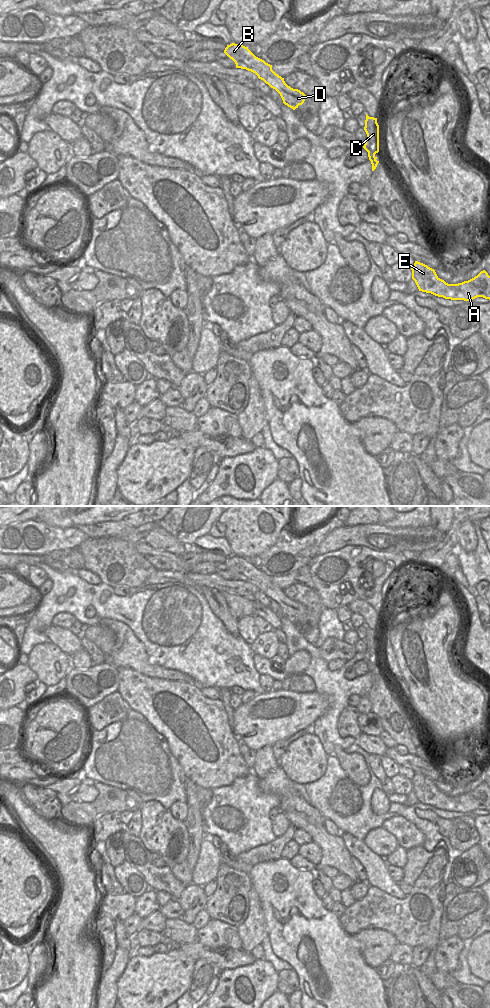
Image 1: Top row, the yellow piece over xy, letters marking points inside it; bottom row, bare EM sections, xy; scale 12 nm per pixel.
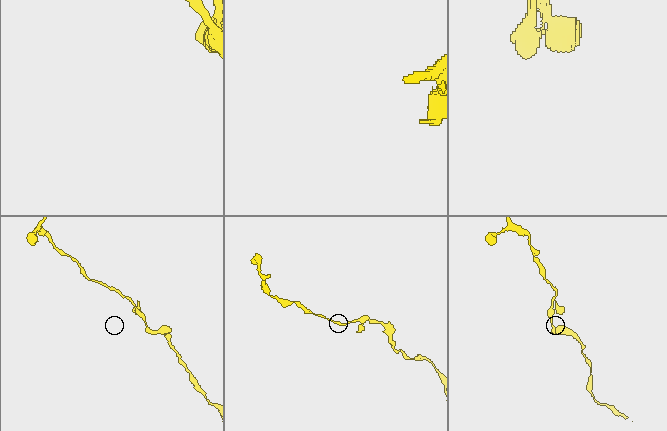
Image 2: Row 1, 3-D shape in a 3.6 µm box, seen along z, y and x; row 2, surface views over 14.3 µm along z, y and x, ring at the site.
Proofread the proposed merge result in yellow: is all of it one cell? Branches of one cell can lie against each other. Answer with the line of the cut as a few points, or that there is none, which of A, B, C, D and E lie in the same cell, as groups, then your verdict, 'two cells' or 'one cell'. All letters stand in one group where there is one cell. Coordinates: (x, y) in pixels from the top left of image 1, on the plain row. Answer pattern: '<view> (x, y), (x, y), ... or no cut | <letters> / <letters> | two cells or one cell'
no cut | A B C D E | one cell

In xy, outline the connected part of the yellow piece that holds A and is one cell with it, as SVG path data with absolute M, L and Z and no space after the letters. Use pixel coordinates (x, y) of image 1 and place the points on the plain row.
M415 773L411 782L412 791L419 803L451 812L471 814L477 809L490 812L490 788L485 782L474 790L458 796L446 795L437 788L434 781L418 773Z

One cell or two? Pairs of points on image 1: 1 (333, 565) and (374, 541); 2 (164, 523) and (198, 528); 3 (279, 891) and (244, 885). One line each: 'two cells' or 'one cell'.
1: two cells
2: one cell
3: two cells

